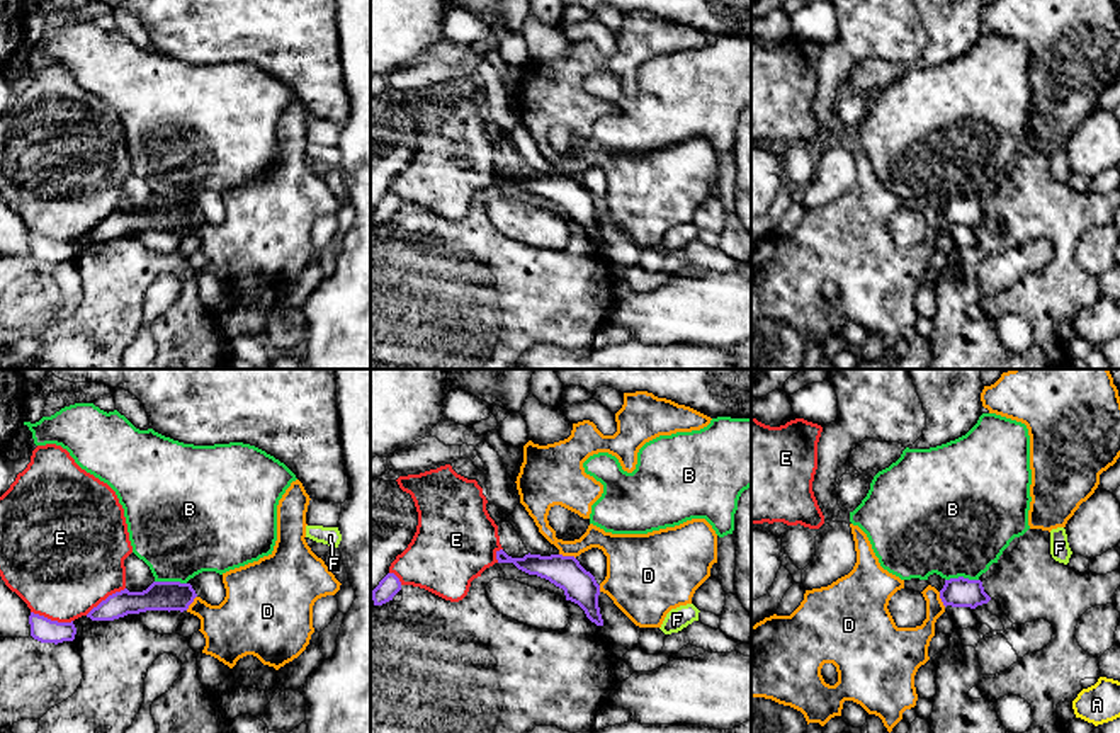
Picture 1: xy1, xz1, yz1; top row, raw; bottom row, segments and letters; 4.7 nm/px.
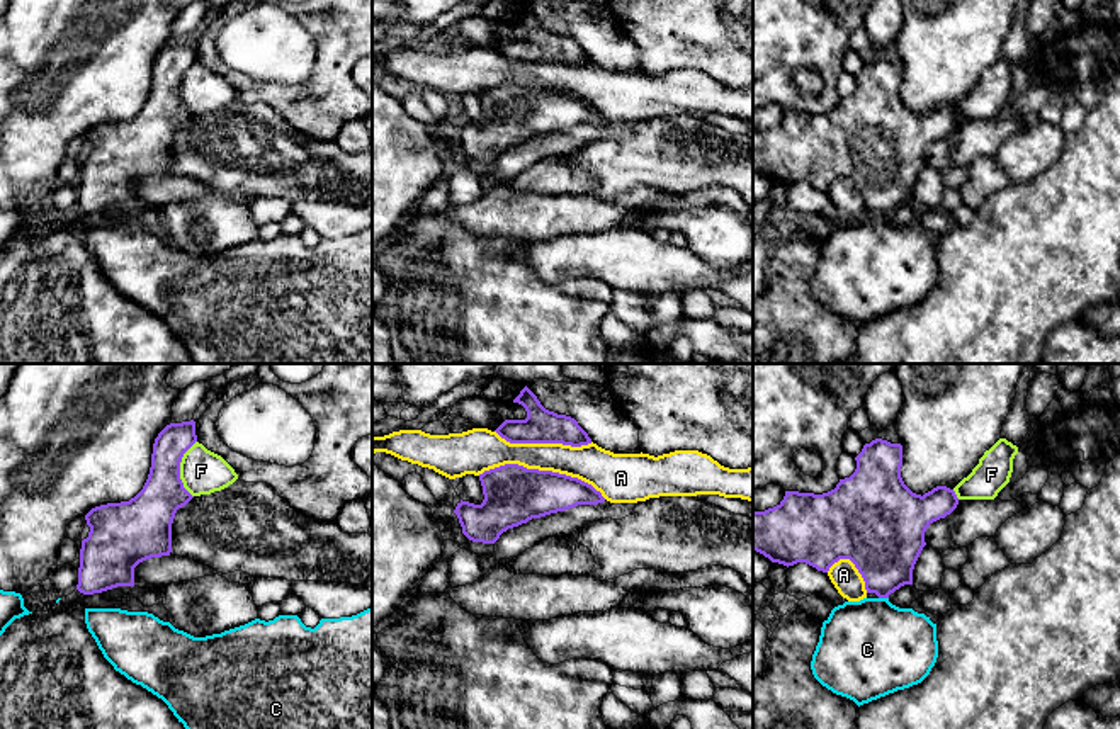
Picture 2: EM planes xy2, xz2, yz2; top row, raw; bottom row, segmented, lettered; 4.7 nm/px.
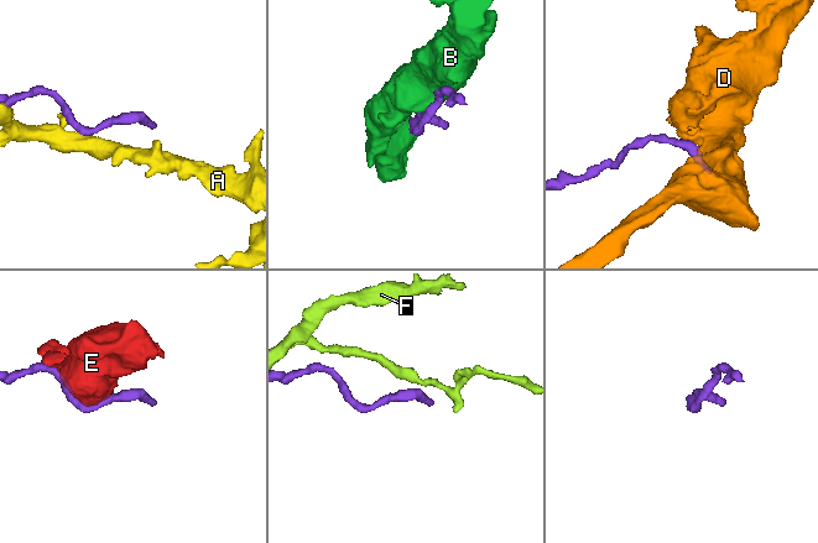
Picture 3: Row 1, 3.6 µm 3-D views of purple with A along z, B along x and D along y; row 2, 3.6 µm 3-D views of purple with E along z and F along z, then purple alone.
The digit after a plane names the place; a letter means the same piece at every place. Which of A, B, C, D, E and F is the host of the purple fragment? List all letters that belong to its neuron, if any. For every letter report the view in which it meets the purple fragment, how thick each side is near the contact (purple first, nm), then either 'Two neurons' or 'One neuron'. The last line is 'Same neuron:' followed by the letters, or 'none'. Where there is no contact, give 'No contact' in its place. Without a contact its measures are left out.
A: Touches purple in xz2. Thickness 280 nm (purple) against 180 nm. Two neurons
B: Touches purple in yz1. Thickness 140 nm (purple) against 500 nm. Two neurons
C: Touches purple in yz2. Thickness 340 nm (purple) against 460 nm. Two neurons
D: Touches purple in xz1. Thickness 160 nm (purple) against 150 nm. Two neurons
E: Touches purple in xy1. Thickness 120 nm (purple) against 480 nm. Two neurons
F: Touches purple in xy2. Thickness 220 nm (purple) against 200 nm. Two neurons
Same neuron: none

